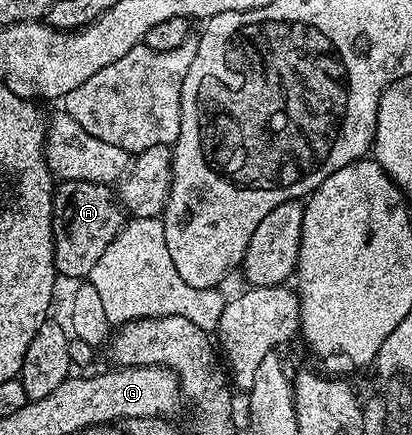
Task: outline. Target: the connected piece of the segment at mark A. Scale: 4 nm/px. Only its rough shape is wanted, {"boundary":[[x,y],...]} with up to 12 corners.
{"boundary":[[107,184],[52,189],[57,273],[83,281],[126,223]]}

